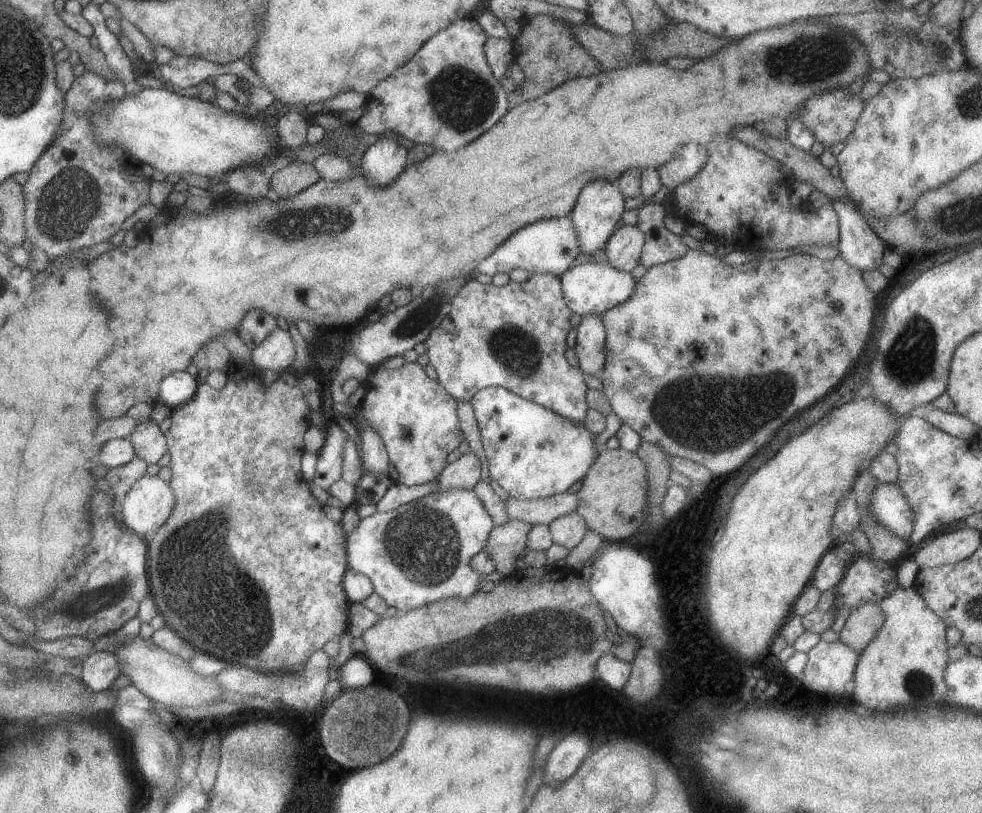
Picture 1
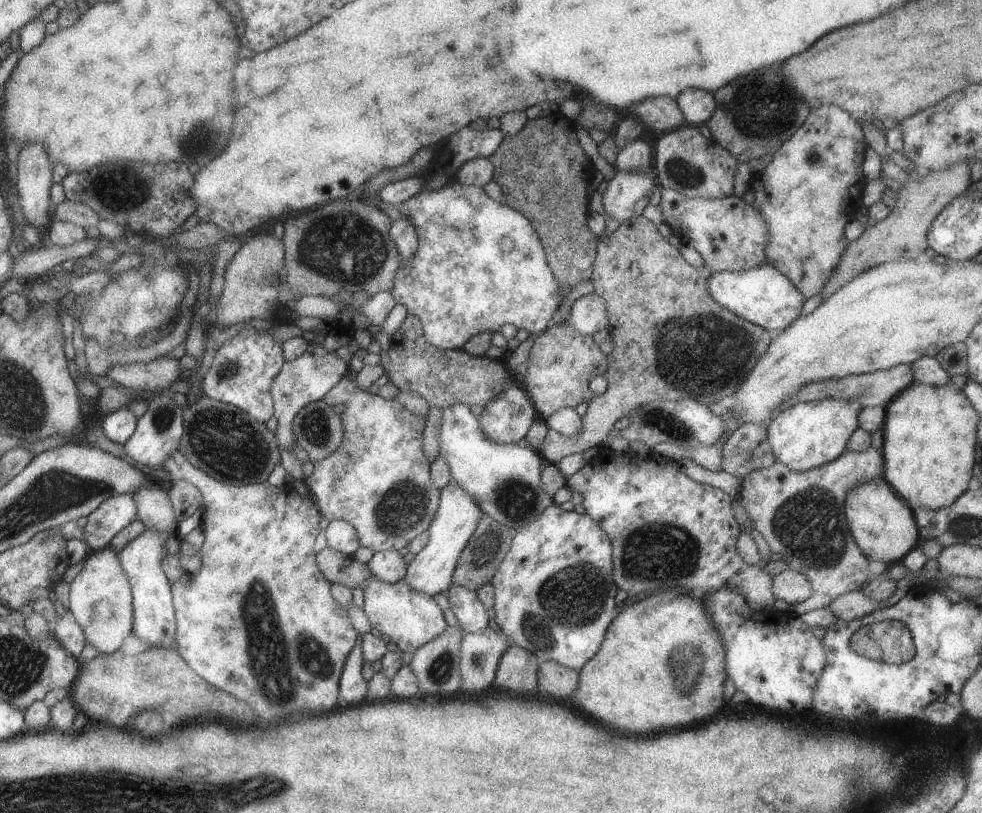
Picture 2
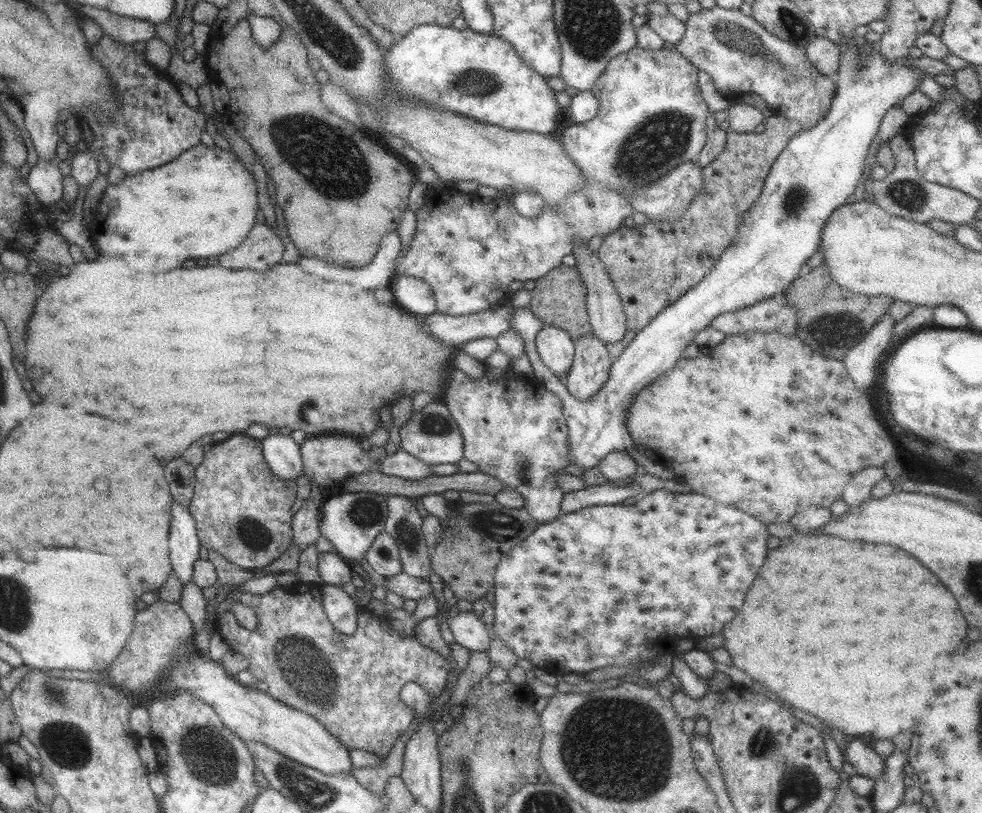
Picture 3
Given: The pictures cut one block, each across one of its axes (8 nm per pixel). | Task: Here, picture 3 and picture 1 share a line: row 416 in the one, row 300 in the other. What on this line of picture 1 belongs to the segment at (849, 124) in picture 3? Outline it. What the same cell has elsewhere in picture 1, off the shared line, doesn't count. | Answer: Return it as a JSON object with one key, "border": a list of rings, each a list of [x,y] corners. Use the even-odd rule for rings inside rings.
{"border":[[[587,262],[569,268],[559,276],[563,301],[571,313],[603,315],[617,304],[626,302],[635,290],[635,280],[629,272],[617,271],[605,262]]]}

